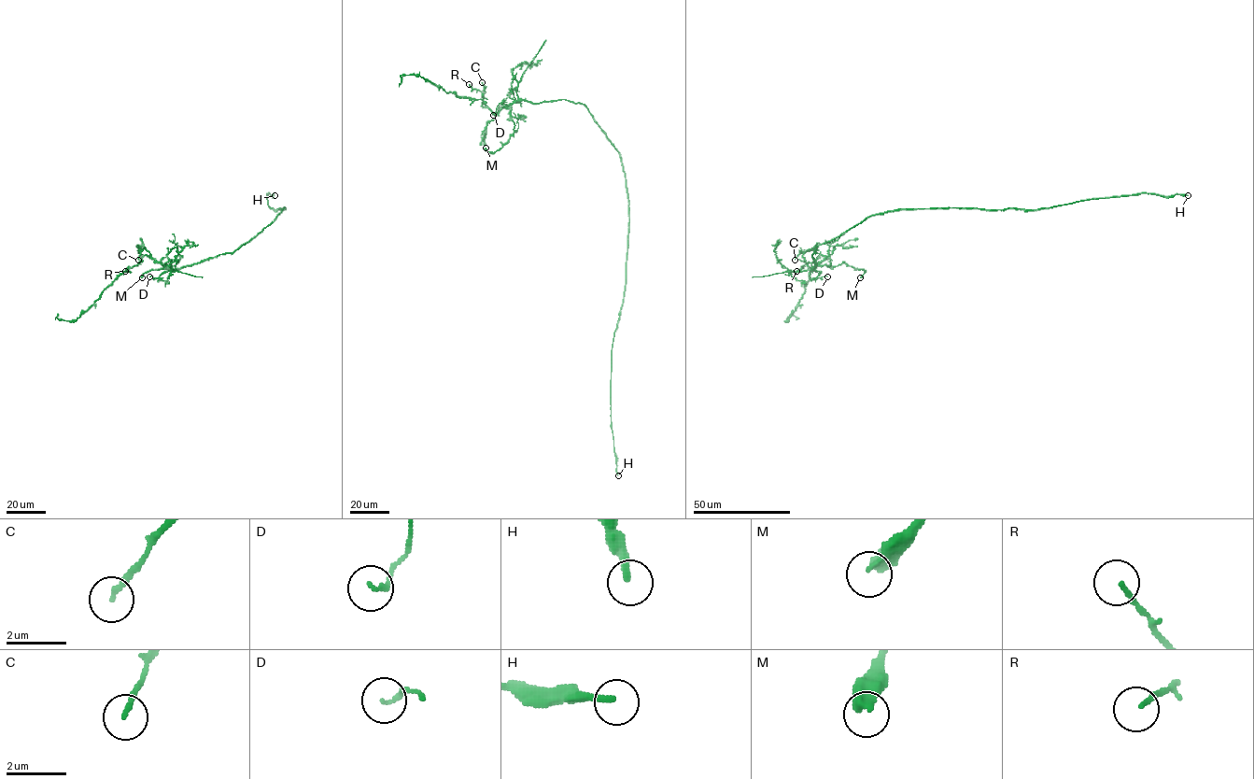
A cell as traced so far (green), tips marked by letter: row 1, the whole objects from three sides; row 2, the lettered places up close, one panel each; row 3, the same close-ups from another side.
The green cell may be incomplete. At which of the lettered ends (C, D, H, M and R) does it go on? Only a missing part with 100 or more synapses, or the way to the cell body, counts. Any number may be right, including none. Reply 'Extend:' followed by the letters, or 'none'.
Extend: none

